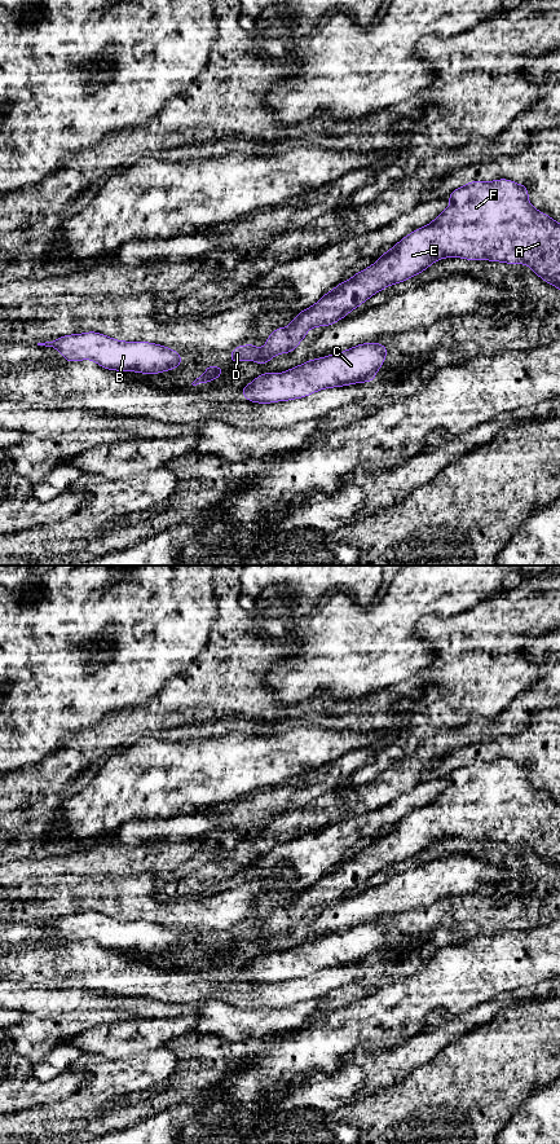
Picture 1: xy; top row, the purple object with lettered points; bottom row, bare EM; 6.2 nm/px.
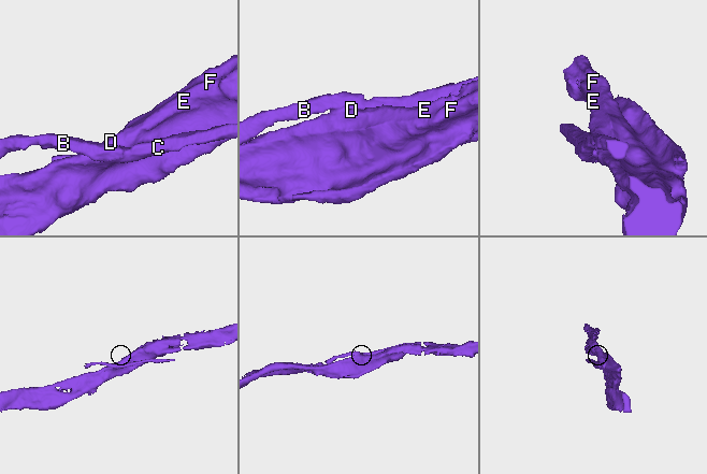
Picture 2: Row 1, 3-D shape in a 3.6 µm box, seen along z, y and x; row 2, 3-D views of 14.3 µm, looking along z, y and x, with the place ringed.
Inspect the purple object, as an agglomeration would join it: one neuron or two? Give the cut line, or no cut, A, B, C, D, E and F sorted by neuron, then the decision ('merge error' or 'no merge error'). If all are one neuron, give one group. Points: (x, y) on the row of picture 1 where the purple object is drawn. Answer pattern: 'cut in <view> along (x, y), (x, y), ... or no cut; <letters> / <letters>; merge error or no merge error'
cut in xy along (198, 378), (199, 382); A D E F / B C; merge error

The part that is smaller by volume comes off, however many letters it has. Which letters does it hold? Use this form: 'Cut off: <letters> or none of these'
Cut off: B, C

